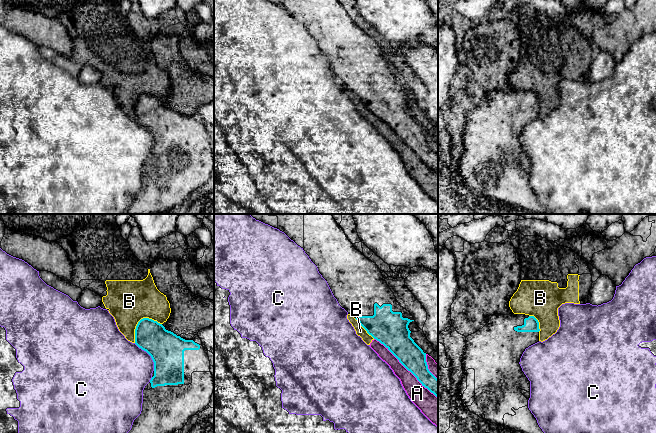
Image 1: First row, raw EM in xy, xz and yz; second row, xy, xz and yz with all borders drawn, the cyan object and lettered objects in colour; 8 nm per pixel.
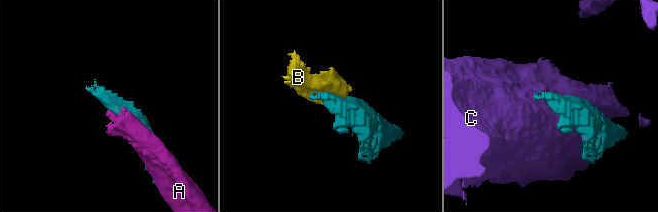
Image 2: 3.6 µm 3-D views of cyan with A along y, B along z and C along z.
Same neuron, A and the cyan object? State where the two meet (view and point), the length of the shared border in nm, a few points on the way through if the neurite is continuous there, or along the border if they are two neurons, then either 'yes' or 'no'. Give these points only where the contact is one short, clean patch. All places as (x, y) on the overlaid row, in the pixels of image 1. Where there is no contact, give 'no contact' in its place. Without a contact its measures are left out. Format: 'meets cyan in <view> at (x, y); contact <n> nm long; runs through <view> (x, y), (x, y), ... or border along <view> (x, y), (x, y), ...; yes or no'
meets cyan in xz at (406, 368); contact 700 nm long; no

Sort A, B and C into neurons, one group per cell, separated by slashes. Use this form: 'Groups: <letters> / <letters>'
Groups: A B / C

